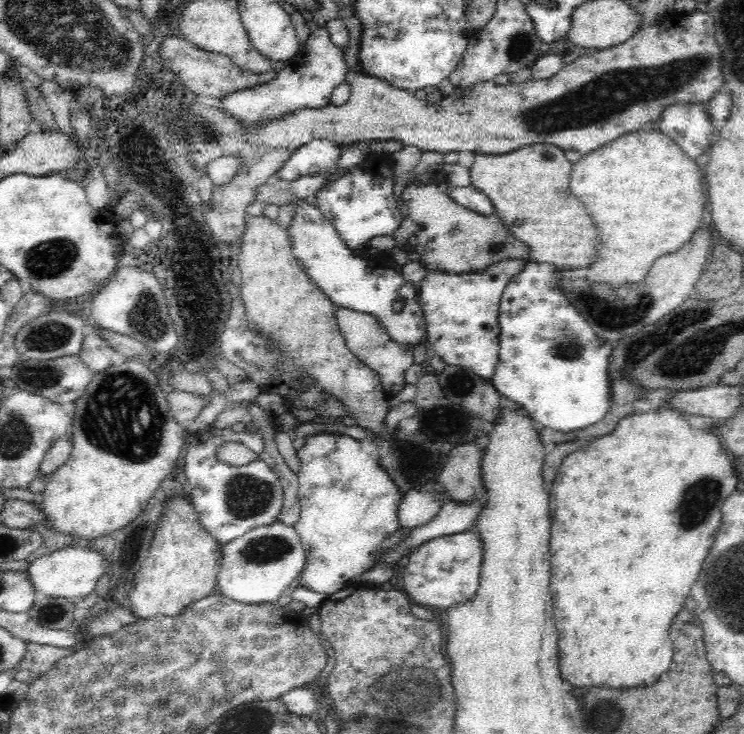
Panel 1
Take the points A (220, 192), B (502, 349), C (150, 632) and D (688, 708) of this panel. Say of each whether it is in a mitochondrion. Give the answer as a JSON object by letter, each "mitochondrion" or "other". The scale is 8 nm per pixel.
{"A":"other","B":"other","C":"other","D":"other"}

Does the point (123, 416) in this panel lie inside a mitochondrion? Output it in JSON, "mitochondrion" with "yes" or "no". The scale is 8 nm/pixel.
{"mitochondrion":"yes"}

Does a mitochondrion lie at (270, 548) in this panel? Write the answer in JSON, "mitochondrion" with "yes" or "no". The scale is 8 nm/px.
{"mitochondrion":"yes"}

